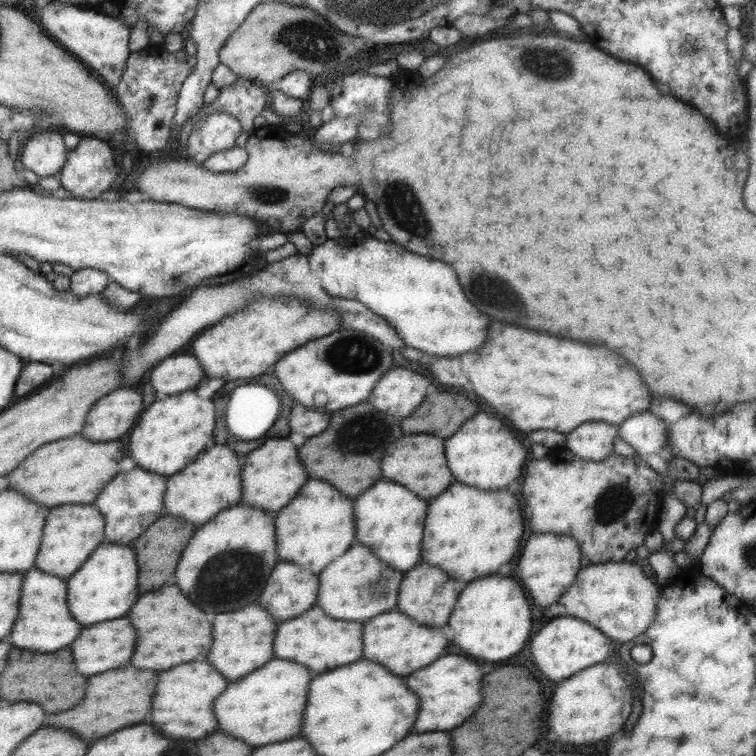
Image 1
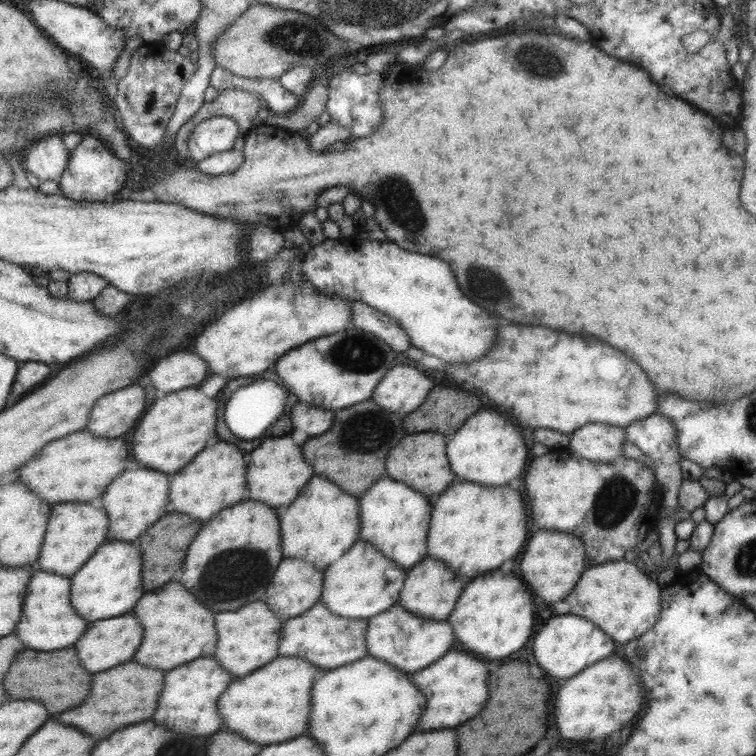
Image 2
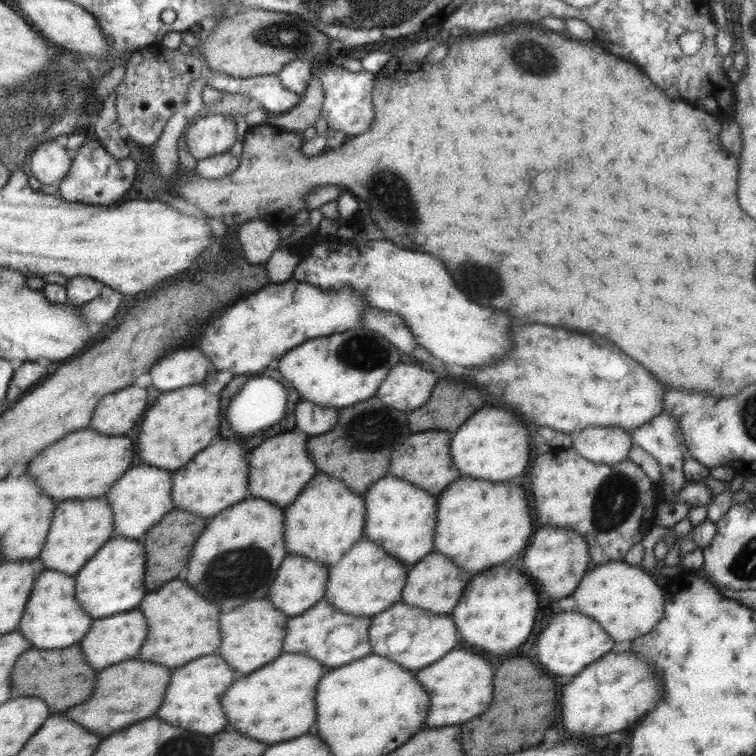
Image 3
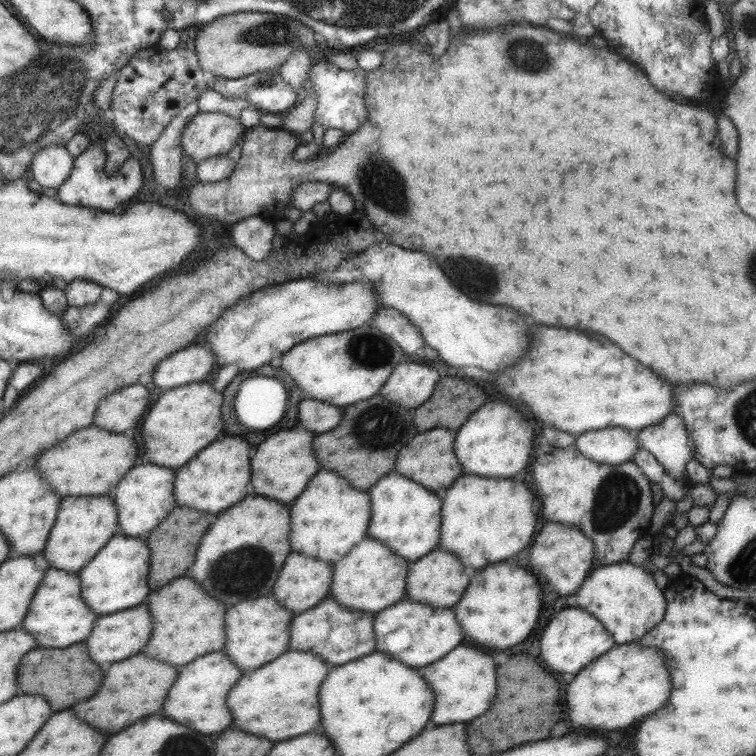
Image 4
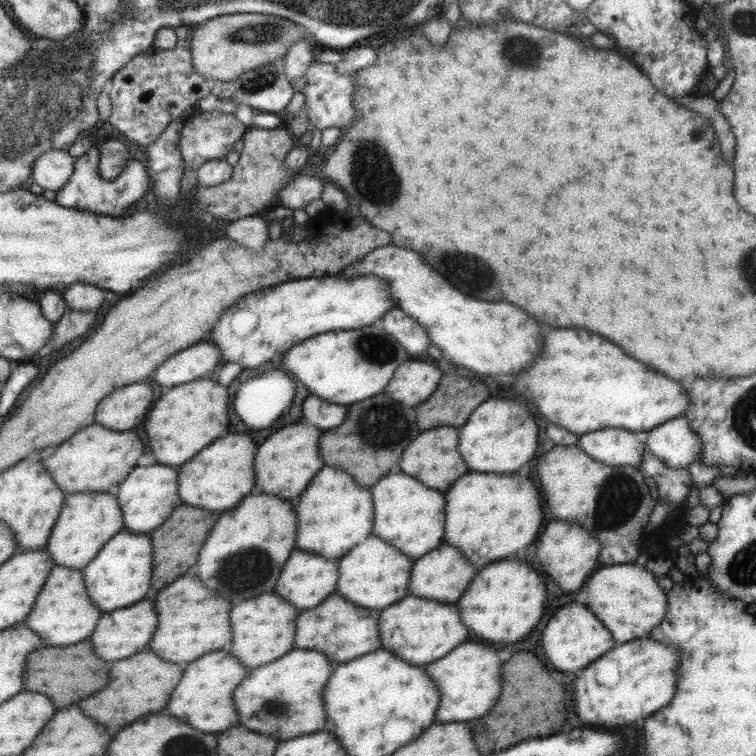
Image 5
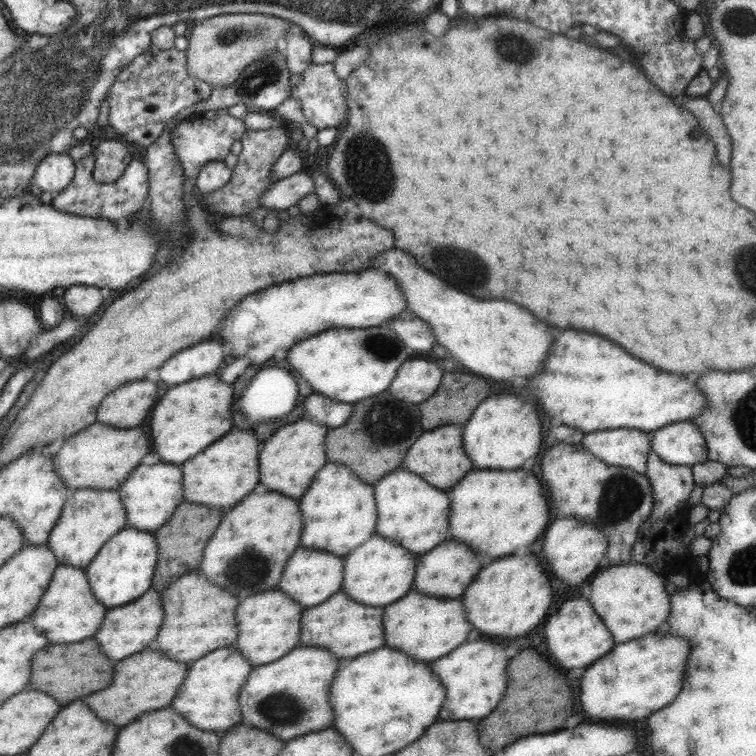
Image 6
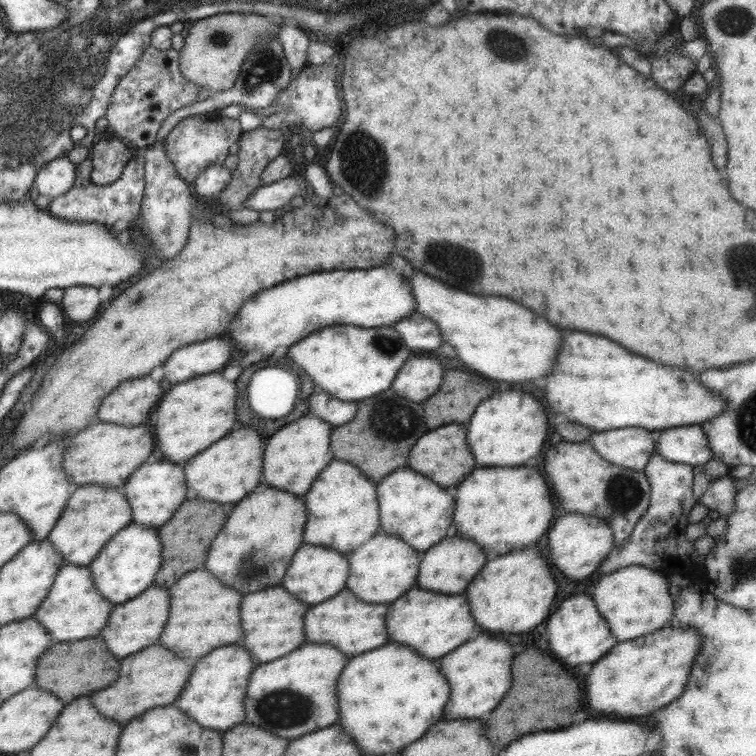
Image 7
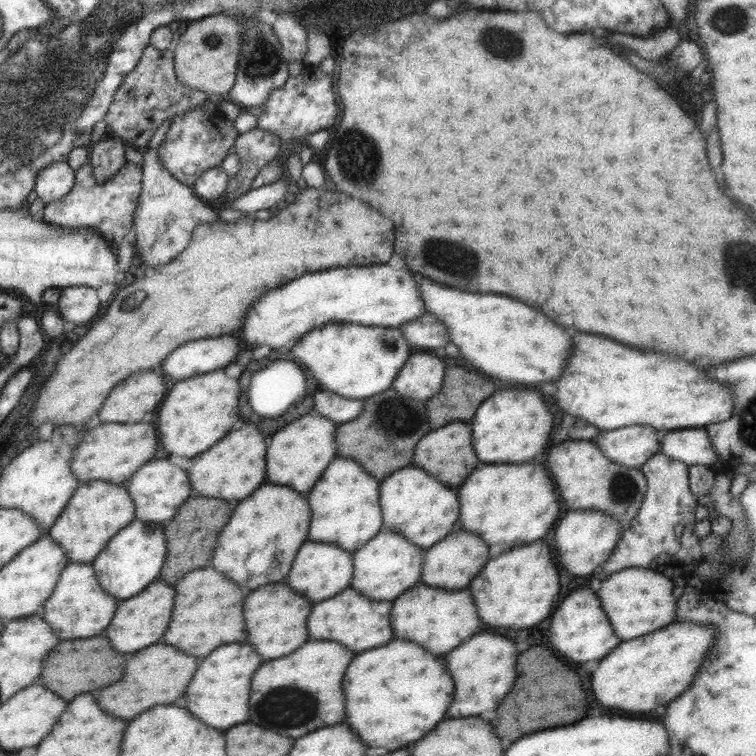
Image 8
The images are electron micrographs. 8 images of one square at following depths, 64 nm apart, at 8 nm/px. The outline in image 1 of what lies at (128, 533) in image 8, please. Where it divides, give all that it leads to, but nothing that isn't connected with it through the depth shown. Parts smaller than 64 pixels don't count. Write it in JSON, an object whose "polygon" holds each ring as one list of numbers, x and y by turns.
{"polygon":[[103,542,68,578,66,603,72,617,89,626,96,622,127,616,129,609,141,595,138,589,138,564,130,544]]}

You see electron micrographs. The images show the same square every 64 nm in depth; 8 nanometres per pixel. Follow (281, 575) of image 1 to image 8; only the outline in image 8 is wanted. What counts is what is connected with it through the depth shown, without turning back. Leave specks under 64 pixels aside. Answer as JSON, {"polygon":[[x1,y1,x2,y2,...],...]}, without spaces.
{"polygon":[[305,541,297,550,291,572,287,574,287,584,301,596,314,603,331,598,350,586,353,572,352,553,339,548,336,544]]}

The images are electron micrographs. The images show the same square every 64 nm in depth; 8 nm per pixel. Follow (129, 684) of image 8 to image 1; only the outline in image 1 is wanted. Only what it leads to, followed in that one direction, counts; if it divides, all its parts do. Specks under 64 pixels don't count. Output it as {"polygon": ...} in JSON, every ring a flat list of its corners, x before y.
{"polygon":[[133,666,105,670,103,674,91,676,87,680,85,698,81,700,81,704,61,714,49,714,47,724,53,728,73,730,79,738,87,742,99,740,107,736,109,732,115,732,123,726,143,722,151,710,151,696,153,696,155,684,157,684,157,672,153,670,141,670]]}

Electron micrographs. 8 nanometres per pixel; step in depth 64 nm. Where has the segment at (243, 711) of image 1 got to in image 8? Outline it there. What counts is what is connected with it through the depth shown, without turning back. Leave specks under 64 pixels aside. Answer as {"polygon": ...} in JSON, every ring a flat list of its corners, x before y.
{"polygon":[[309,638,284,657,262,661,251,680,249,720,261,728,291,738,299,738,315,728,341,722,345,716,341,680,352,658,353,652,338,642]]}

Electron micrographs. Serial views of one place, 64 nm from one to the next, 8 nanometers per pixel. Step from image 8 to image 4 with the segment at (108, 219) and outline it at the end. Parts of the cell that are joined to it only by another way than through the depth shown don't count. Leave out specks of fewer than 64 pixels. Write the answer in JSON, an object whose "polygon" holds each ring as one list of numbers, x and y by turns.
{"polygon":[[90,143,87,148,81,151,73,161,69,176,57,188,55,198,61,204,71,206,84,206,85,208,96,208,97,210,107,210,117,212,119,209,130,203,134,196,141,190,143,182,143,172,141,166,134,157,129,157,118,168,115,174,105,174,103,172,105,153,103,149]]}

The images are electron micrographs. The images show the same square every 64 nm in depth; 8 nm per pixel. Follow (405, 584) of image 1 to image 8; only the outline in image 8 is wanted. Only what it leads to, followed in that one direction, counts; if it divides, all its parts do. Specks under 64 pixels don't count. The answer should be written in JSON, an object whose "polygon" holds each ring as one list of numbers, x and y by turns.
{"polygon":[[459,527,433,546,424,549,420,581,427,586,459,590,467,588,471,579,483,568,489,560,488,544,485,544,477,534,471,534]]}

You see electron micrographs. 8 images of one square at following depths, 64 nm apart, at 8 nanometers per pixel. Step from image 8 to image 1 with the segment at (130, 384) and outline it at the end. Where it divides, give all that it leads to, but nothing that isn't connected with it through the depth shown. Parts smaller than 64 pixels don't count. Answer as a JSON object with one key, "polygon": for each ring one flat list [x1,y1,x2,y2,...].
{"polygon":[[117,388,91,406,80,433,95,442,124,440,144,409,139,388]]}

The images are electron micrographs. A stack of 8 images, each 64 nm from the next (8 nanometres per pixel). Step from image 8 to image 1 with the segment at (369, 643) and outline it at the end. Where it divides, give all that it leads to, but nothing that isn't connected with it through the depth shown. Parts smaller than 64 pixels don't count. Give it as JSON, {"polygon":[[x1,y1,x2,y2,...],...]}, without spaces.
{"polygon":[[313,606,295,618,279,622,273,639,273,656,275,658,292,660,306,666,309,670,323,672,323,668,331,670,335,666,343,666,362,658,362,628,364,623,345,619,332,619,321,607]]}

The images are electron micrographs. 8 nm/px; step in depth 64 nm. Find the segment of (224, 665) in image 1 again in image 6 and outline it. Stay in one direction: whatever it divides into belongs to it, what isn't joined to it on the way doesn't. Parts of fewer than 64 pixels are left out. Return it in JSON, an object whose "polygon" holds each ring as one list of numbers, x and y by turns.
{"polygon":[[265,590,265,592,251,594,237,606,237,610,235,610,235,620,237,620,237,630,239,630,237,650,245,655,249,666,253,668,276,661,300,644,299,618,301,618,301,610,303,610,301,605,287,594,281,594,281,590]]}

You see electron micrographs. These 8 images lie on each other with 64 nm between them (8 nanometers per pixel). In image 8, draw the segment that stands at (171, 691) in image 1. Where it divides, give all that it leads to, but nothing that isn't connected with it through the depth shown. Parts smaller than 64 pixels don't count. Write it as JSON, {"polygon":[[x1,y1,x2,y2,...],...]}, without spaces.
{"polygon":[[227,644,217,646,203,662,197,666,185,694,185,708,199,721,213,728,229,728,235,724,243,724,249,718,249,690,251,676,262,662,261,656,249,644]]}

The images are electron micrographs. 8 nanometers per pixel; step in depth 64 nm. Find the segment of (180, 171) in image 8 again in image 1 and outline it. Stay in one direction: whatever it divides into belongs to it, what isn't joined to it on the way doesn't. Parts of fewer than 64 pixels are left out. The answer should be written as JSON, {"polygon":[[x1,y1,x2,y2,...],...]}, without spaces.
{"polygon":[[214,110,192,126,186,153,200,164,211,154,236,146,234,140,241,131,238,120,222,110]]}

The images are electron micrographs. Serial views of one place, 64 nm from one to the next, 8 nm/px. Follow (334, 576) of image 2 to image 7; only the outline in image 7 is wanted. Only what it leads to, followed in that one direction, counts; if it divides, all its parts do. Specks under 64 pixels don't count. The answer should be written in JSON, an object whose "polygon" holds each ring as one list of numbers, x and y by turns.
{"polygon":[[380,529,367,542,348,554,346,588,363,602,389,604,416,585,420,557,421,552,406,545,397,535,385,534]]}

